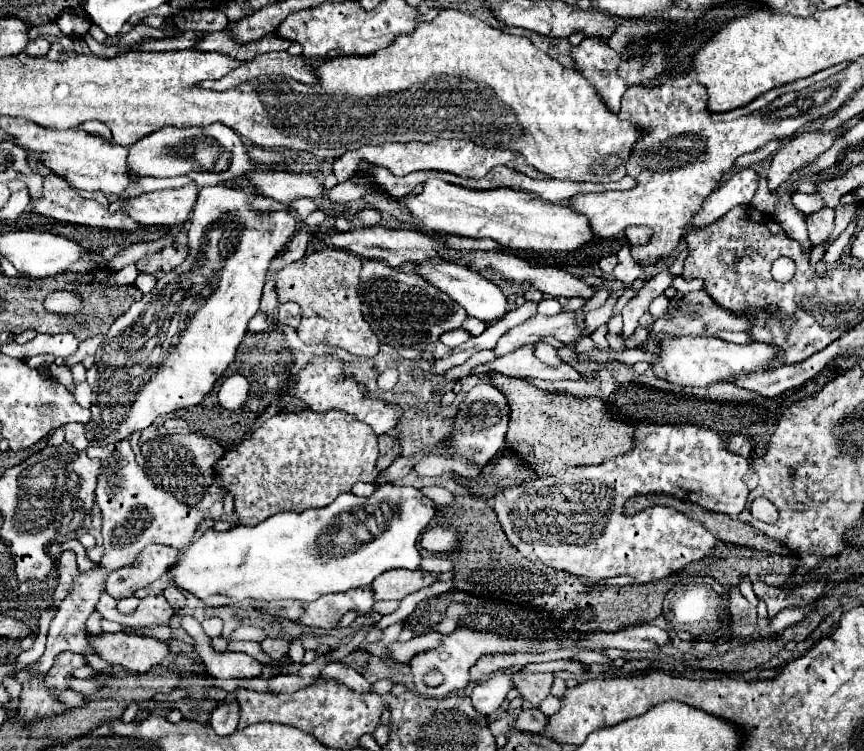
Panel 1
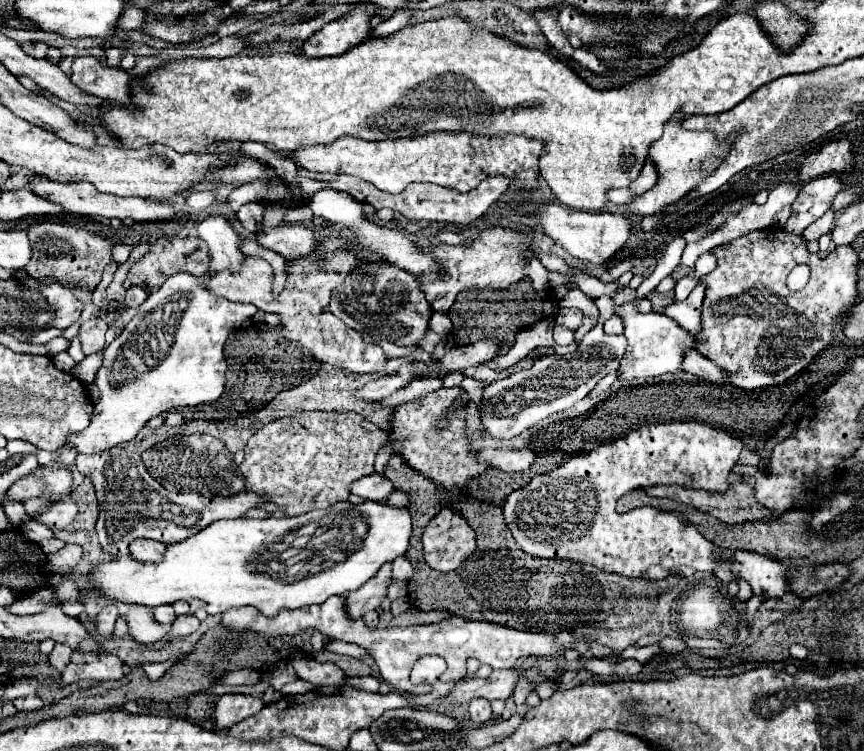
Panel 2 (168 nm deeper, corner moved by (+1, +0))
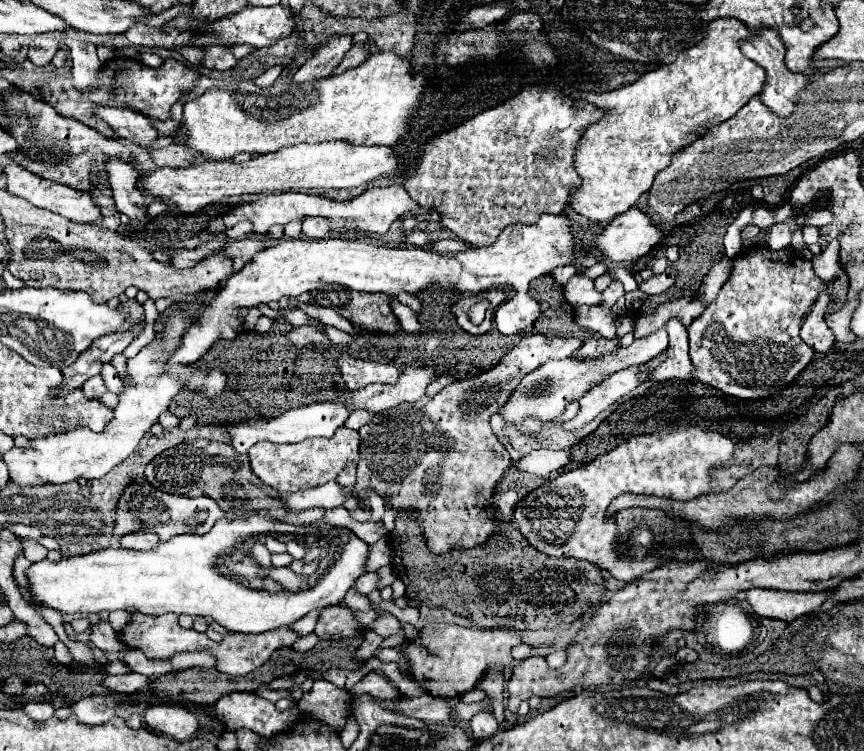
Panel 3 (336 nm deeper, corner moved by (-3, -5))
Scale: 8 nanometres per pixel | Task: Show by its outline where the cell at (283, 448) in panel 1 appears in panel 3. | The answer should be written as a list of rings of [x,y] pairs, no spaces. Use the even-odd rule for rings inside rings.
[[[340,427],[332,439],[326,437],[312,437],[300,443],[284,443],[276,445],[270,441],[260,441],[248,449],[252,471],[270,487],[278,489],[280,493],[294,493],[300,489],[310,489],[336,479],[342,471],[346,461],[358,461],[358,445],[360,435],[358,431]]]

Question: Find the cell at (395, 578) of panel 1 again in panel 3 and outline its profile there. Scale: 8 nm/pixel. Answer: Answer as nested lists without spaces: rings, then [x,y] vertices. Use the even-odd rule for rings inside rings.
[[[340,605],[340,607],[328,607],[320,613],[318,623],[314,627],[314,633],[320,639],[342,639],[352,637],[360,631],[360,623],[354,619],[354,611]]]

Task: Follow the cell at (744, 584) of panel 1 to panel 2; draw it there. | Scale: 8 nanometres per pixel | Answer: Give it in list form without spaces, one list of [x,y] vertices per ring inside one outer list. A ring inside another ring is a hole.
[[[698,422],[646,424],[628,432],[624,438],[618,438],[610,444],[594,448],[592,452],[582,452],[570,458],[554,472],[534,476],[524,488],[514,490],[506,498],[502,506],[504,520],[514,540],[520,544],[520,548],[536,558],[558,558],[578,564],[590,564],[600,570],[628,578],[638,578],[644,570],[656,564],[662,568],[690,566],[694,570],[712,572],[716,568],[716,562],[720,562],[722,548],[708,542],[696,530],[696,526],[684,522],[676,514],[658,508],[636,508],[630,514],[616,514],[614,506],[624,492],[632,492],[640,486],[650,486],[650,484],[678,484],[694,490],[720,494],[730,486],[728,476],[732,468],[738,464],[742,448],[744,444],[738,438],[726,434],[724,430],[716,430]]]

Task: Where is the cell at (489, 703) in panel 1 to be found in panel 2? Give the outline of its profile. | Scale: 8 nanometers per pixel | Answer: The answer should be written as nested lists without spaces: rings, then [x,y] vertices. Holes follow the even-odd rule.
[[[476,698],[470,702],[470,718],[476,726],[482,726],[492,718],[492,708],[486,698]]]

